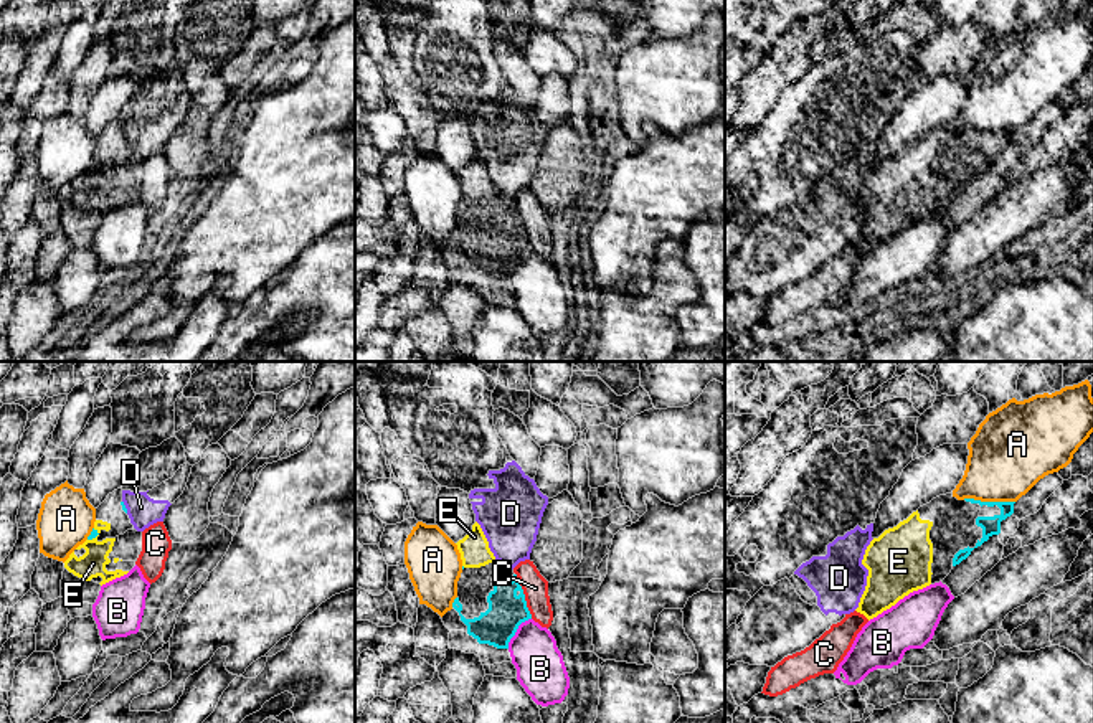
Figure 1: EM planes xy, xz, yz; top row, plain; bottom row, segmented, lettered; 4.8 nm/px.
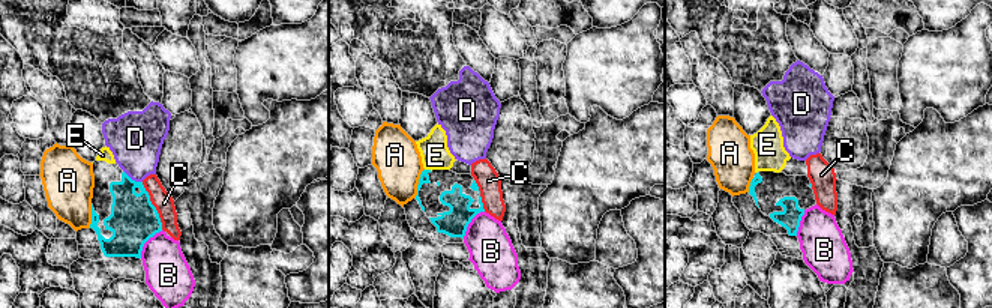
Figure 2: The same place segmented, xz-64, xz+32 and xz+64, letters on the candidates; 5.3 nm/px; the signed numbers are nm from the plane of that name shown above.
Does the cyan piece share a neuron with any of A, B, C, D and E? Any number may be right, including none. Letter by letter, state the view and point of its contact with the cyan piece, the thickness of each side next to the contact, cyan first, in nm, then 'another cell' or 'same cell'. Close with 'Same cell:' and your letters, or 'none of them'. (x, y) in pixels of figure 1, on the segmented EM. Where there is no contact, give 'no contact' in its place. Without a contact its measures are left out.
A: yz (989, 502) | 100/380 nm | another cell
B: xz (515, 631) | 180/240 nm | another cell
C: xz (524, 596) | 180/130 nm | another cell
D: xy (124, 507) | 20/150 nm | another cell
E: xy (94, 537) | 40/130 nm | same cell
Same cell: E

